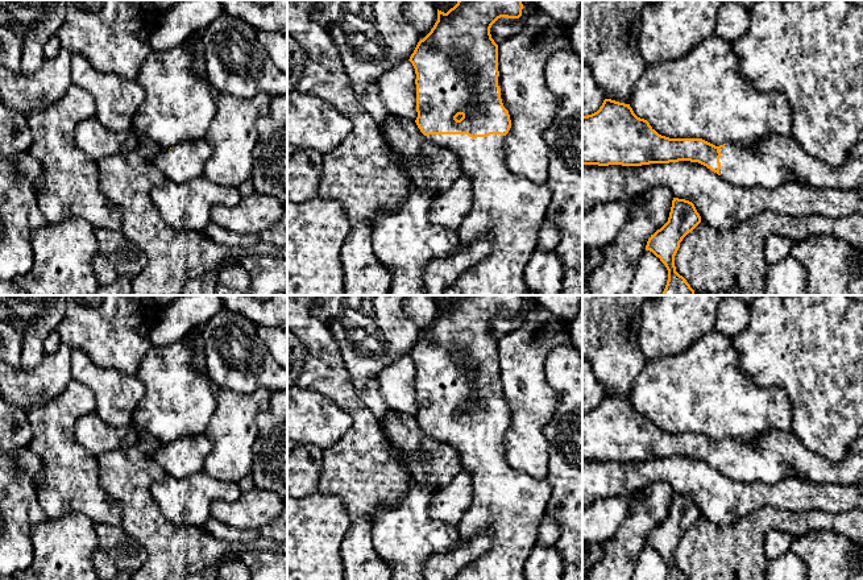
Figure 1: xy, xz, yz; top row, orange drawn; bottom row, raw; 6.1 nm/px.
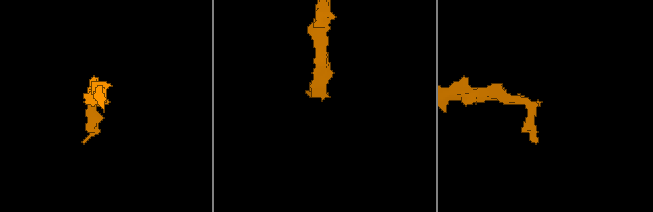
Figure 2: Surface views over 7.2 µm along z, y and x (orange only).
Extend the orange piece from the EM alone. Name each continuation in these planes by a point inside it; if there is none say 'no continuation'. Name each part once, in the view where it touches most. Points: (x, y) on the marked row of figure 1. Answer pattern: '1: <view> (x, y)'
1: xz (507, 208)

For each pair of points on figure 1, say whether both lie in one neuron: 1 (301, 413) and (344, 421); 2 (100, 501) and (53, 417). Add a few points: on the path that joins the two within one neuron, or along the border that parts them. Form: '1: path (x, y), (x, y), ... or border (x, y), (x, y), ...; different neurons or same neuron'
1: path (311, 418), (316, 421), (334, 421); same neuron
2: path (79, 480), (69, 469), (53, 438); same neuron

